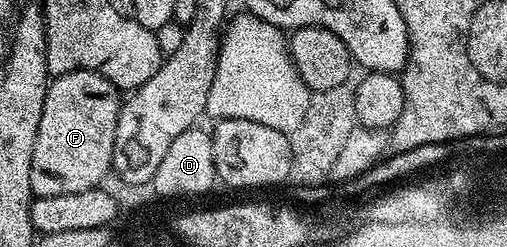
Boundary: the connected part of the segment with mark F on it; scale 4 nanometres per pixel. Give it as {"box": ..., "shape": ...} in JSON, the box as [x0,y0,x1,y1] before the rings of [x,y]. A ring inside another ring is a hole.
{"box":[30,70,122,197],"shape":[[[75,70],[55,75],[49,81],[46,104],[42,104],[42,120],[38,120],[38,136],[34,140],[34,160],[30,160],[30,184],[35,197],[67,196],[69,192],[97,189],[112,170],[114,136],[122,105],[121,91],[106,76],[93,70]]]}

